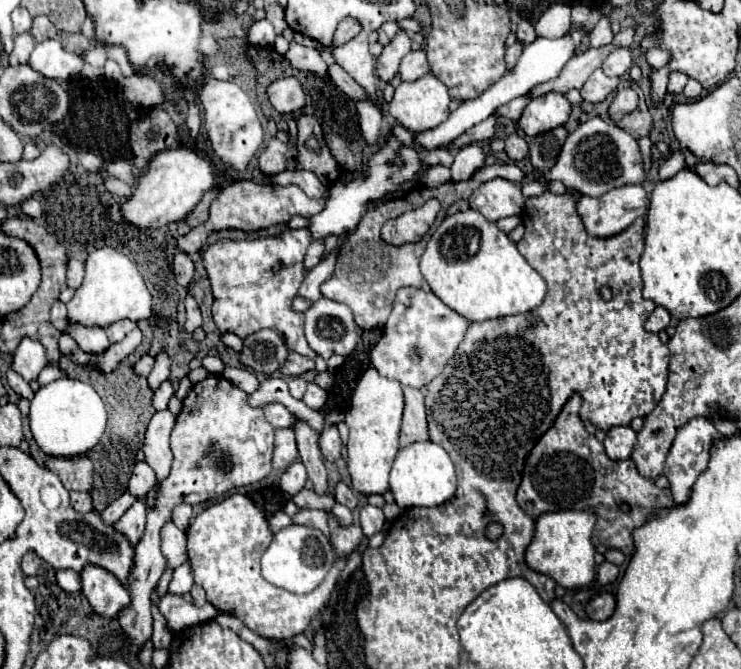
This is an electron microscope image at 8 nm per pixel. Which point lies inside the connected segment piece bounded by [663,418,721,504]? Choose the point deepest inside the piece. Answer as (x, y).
(688, 457)

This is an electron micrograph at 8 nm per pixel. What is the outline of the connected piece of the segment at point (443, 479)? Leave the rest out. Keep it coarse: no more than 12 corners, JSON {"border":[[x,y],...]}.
{"border":[[433,442],[399,450],[389,488],[399,508],[441,506],[457,490]]}

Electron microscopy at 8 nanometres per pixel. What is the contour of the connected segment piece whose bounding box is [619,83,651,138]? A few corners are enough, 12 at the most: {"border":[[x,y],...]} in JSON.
{"border":[[636,83],[638,108],[619,120],[633,138],[649,136],[651,114]]}

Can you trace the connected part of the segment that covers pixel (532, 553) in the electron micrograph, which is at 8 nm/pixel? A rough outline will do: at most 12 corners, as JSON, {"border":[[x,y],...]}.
{"border":[[549,512],[525,552],[565,590],[595,578],[595,514]]}

